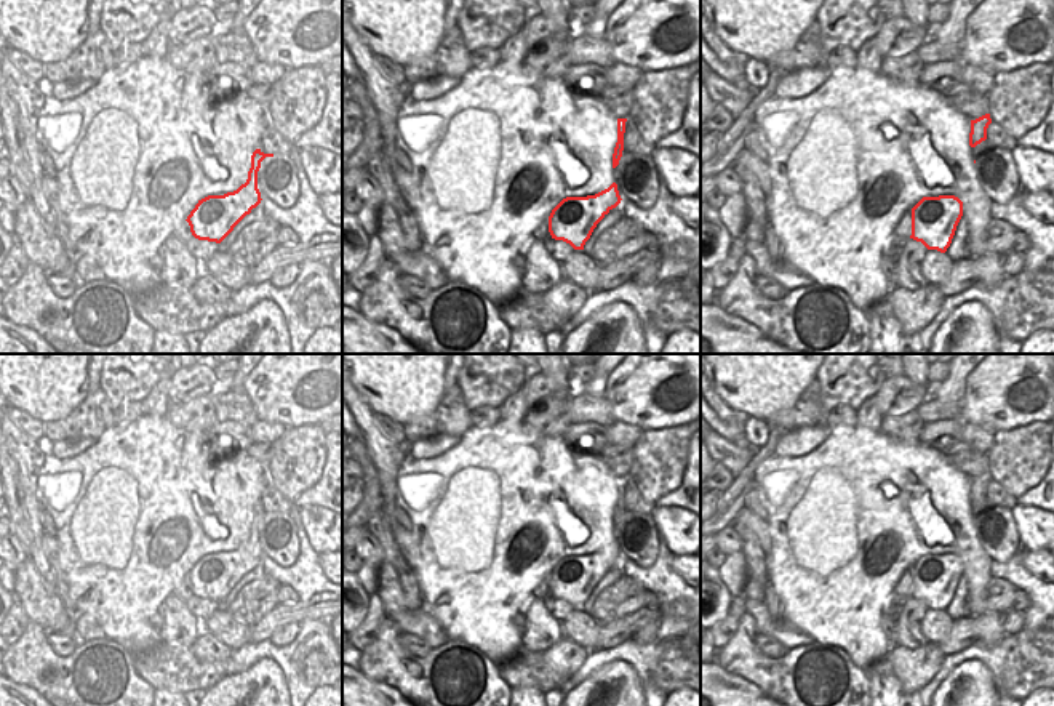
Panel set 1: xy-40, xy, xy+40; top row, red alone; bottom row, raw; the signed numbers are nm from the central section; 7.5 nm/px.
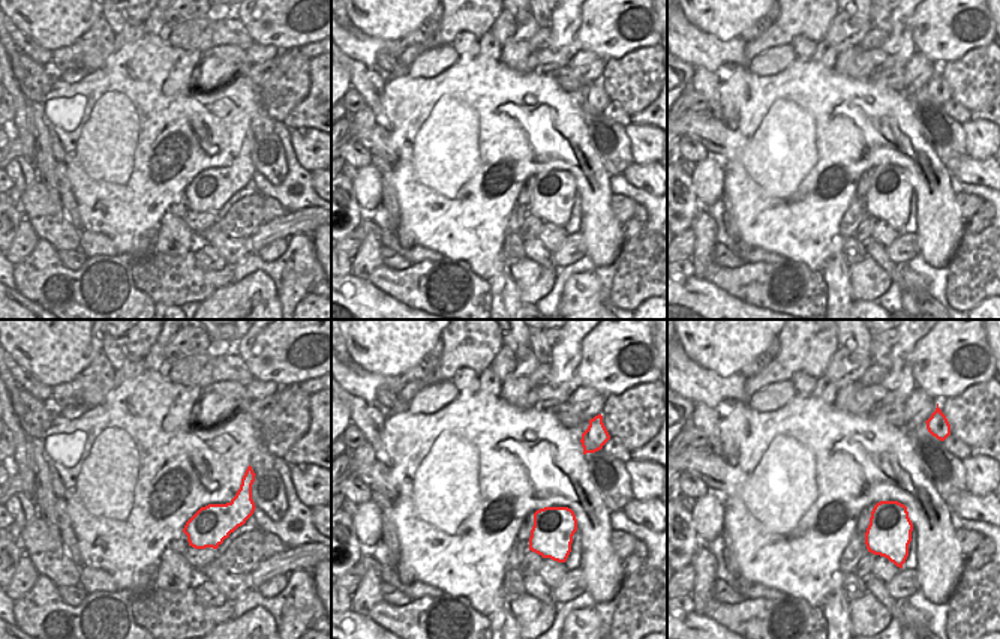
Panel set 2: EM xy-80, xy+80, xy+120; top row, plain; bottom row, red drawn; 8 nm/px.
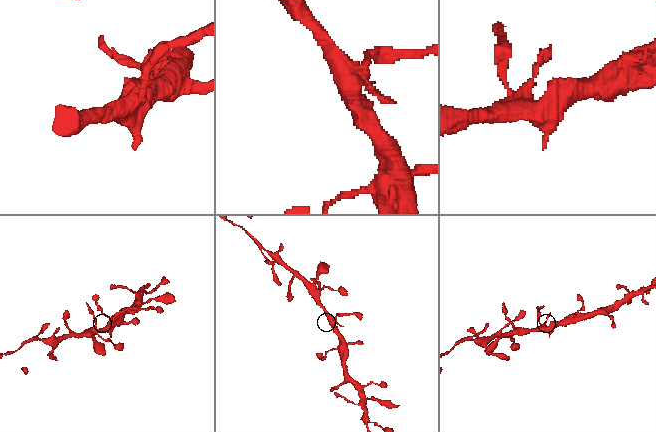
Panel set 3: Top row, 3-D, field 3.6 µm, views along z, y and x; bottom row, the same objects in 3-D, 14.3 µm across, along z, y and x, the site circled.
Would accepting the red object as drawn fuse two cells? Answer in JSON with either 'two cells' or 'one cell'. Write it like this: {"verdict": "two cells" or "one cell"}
{"verdict": "one cell"}

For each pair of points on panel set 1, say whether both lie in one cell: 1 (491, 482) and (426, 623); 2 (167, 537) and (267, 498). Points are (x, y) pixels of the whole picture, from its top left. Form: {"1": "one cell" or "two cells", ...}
{"1": "two cells", "2": "two cells"}

